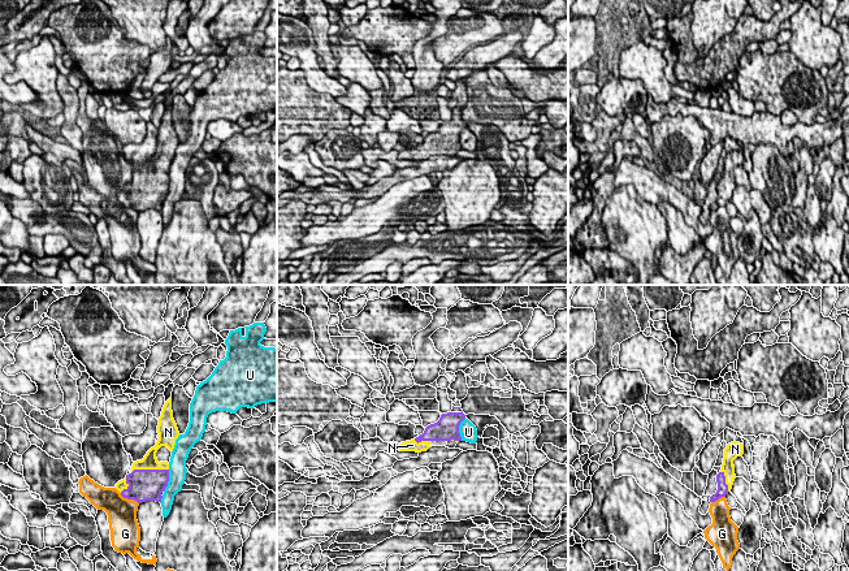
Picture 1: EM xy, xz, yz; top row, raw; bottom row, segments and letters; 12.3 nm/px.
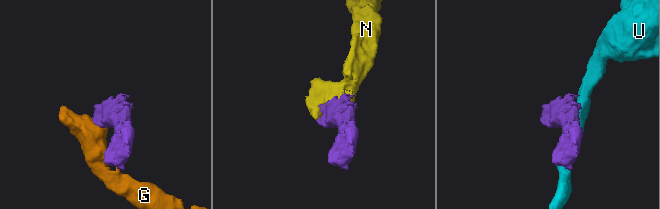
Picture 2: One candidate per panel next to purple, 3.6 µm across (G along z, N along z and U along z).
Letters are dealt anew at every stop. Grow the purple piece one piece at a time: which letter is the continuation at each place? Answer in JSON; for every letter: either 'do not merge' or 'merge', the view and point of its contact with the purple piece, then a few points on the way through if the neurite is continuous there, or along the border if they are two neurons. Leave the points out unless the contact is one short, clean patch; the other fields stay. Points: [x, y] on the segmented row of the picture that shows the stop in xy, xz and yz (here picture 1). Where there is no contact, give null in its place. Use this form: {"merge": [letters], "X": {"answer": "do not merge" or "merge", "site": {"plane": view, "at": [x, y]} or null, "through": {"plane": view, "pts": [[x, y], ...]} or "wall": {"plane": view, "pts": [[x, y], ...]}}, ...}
{"merge": ["N"], "G": {"answer": "do not merge", "site": {"plane": "xy", "at": [129, 498]}, "wall": {"plane": "xy", "pts": [[120, 493], [138, 504]]}}, "N": {"answer": "merge", "site": {"plane": "xy", "at": [150, 470]}}, "U": {"answer": "do not merge", "site": {"plane": "xz", "at": [458, 429]}}}

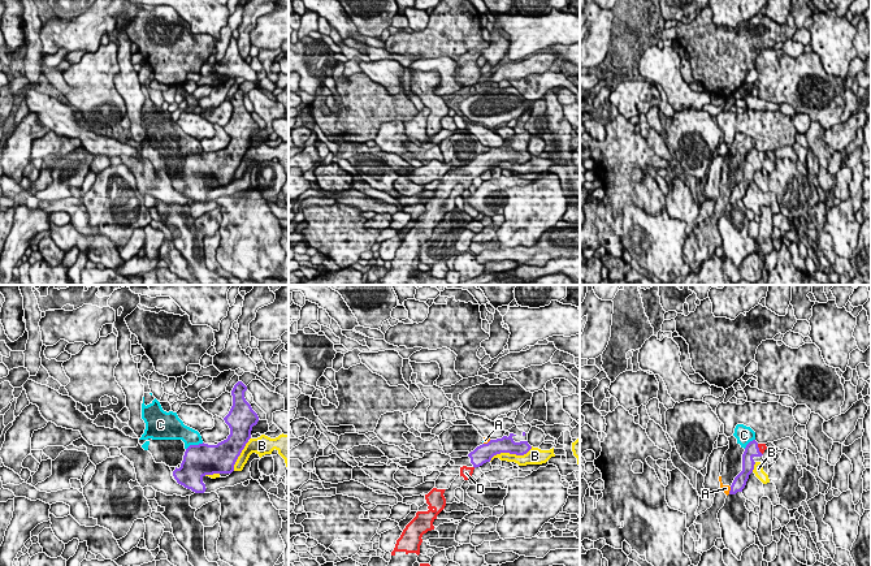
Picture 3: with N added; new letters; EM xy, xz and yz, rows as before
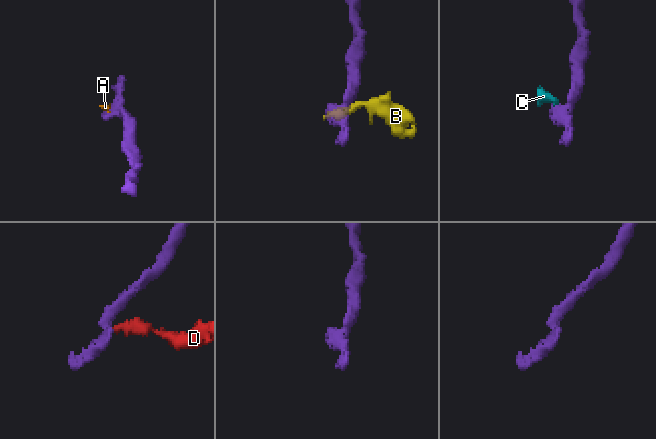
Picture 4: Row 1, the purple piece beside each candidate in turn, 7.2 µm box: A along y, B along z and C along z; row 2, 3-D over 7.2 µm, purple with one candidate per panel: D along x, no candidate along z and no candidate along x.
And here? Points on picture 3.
{"merge": ["D"], "A": {"answer": "do not merge", "site": {"plane": "yz", "at": [729, 491]}, "wall": {"plane": "yz", "pts": [[731, 487], [728, 493]]}}, "B": {"answer": "do not merge", "site": {"plane": "xz", "at": [510, 453]}}, "C": {"answer": "do not merge", "site": {"plane": "xy", "at": [194, 445]}, "wall": {"plane": "xy", "pts": [[203, 443], [190, 445], [186, 449]]}}, "D": {"answer": "merge", "site": {"plane": "yz", "at": [758, 449]}, "through": {"plane": "yz", "pts": [[752, 449], [758, 449], [762, 446]]}}}

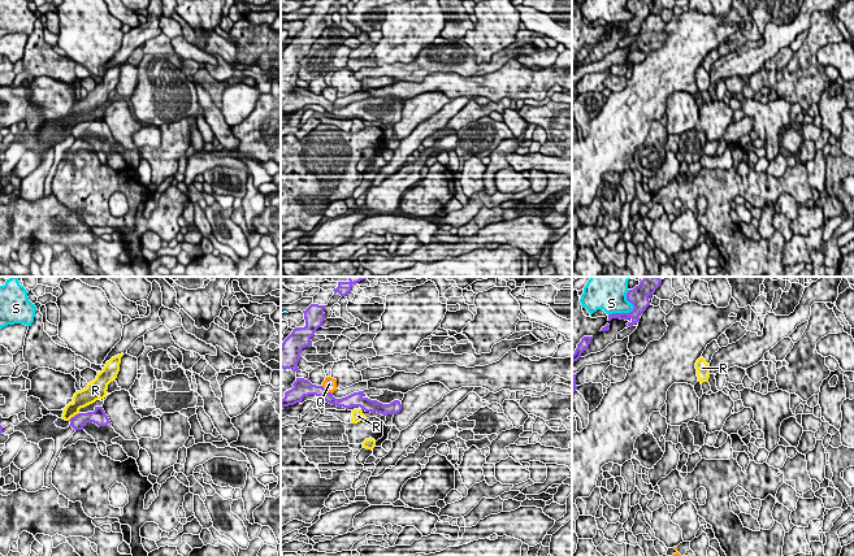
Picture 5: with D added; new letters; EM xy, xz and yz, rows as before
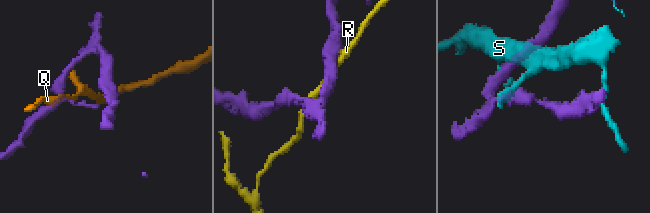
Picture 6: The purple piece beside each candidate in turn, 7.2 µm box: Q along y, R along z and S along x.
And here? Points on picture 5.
{"merge": [], "Q": {"answer": "do not merge", "site": {"plane": "xz", "at": [325, 390]}, "wall": {"plane": "xz", "pts": [[321, 386], [332, 394]]}}, "R": {"answer": "do not merge", "site": {"plane": "xy", "at": [74, 416]}, "wall": {"plane": "xy", "pts": [[78, 412], [68, 420]]}}, "S": {"answer": "do not merge", "site": {"plane": "yz", "at": [629, 312]}}}

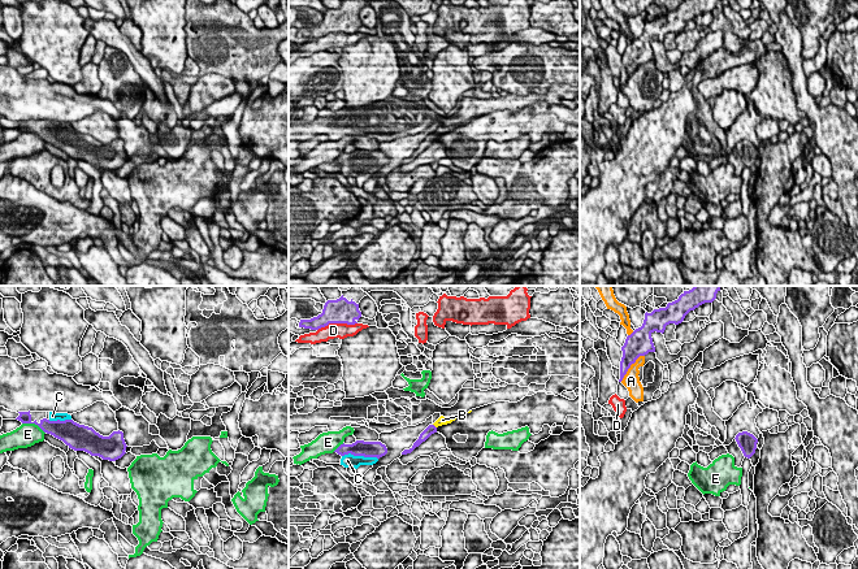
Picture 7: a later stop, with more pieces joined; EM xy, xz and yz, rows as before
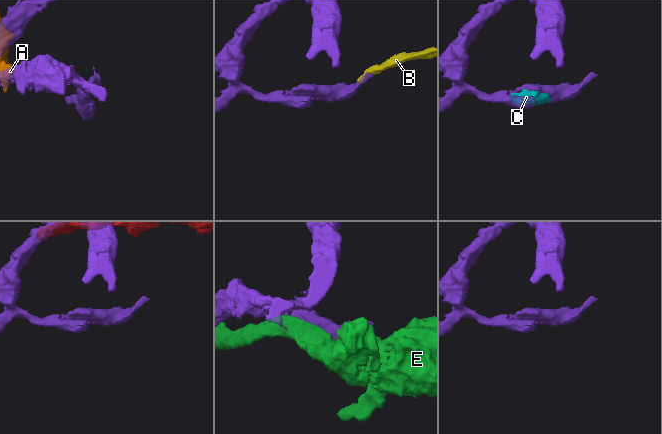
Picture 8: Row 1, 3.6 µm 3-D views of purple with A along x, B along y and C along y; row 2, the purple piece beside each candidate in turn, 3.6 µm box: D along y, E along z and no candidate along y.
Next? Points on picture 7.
{"merge": ["B", "C"], "A": {"answer": "do not merge", "site": {"plane": "yz", "at": [629, 366]}}, "B": {"answer": "merge", "site": {"plane": "xz", "at": [434, 426]}, "through": {"plane": "xz", "pts": [[430, 429], [434, 426], [442, 420]]}}, "C": {"answer": "merge", "site": {"plane": "xz", "at": [360, 455]}}, "D": {"answer": "do not merge", "site": {"plane": "xz", "at": [337, 322]}}, "E": {"answer": "do not merge", "site": {"plane": "xy", "at": [34, 422]}}}

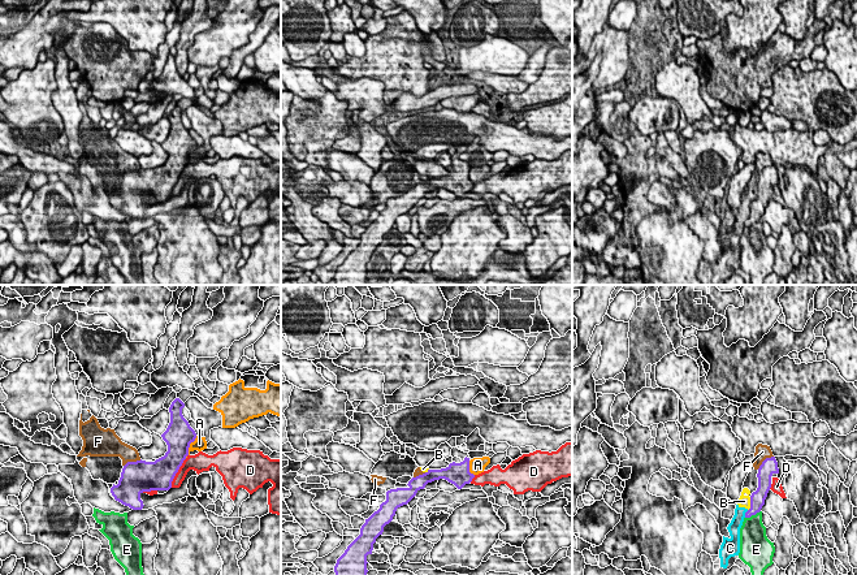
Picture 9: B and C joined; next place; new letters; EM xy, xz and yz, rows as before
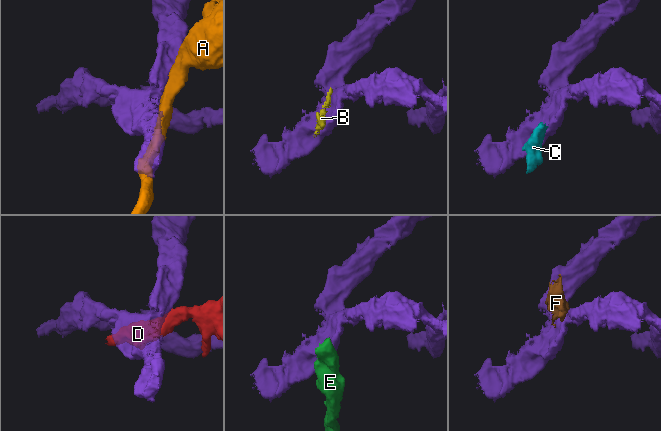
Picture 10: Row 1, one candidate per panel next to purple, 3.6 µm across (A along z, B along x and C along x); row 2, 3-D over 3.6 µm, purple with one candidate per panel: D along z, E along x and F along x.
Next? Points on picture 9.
{"merge": [], "A": {"answer": "do not merge", "site": {"plane": "xy", "at": [189, 446]}}, "B": {"answer": "do not merge", "site": {"plane": "yz", "at": [751, 504]}, "wall": {"plane": "yz", "pts": [[751, 497], [751, 508], [748, 510]]}}, "C": {"answer": "do not merge", "site": {"plane": "yz", "at": [745, 514]}, "wall": {"plane": "yz", "pts": [[748, 510], [744, 517]]}}, "D": {"answer": "do not merge", "site": {"plane": "xy", "at": [177, 471]}}, "E": {"answer": "do not merge", "site": {"plane": "yz", "at": [752, 514]}, "wall": {"plane": "yz", "pts": [[760, 510], [745, 518]]}}, "F": {"answer": "do not merge", "site": {"plane": "yz", "at": [764, 461]}, "wall": {"plane": "yz", "pts": [[773, 455], [767, 457], [757, 468]]}}}

